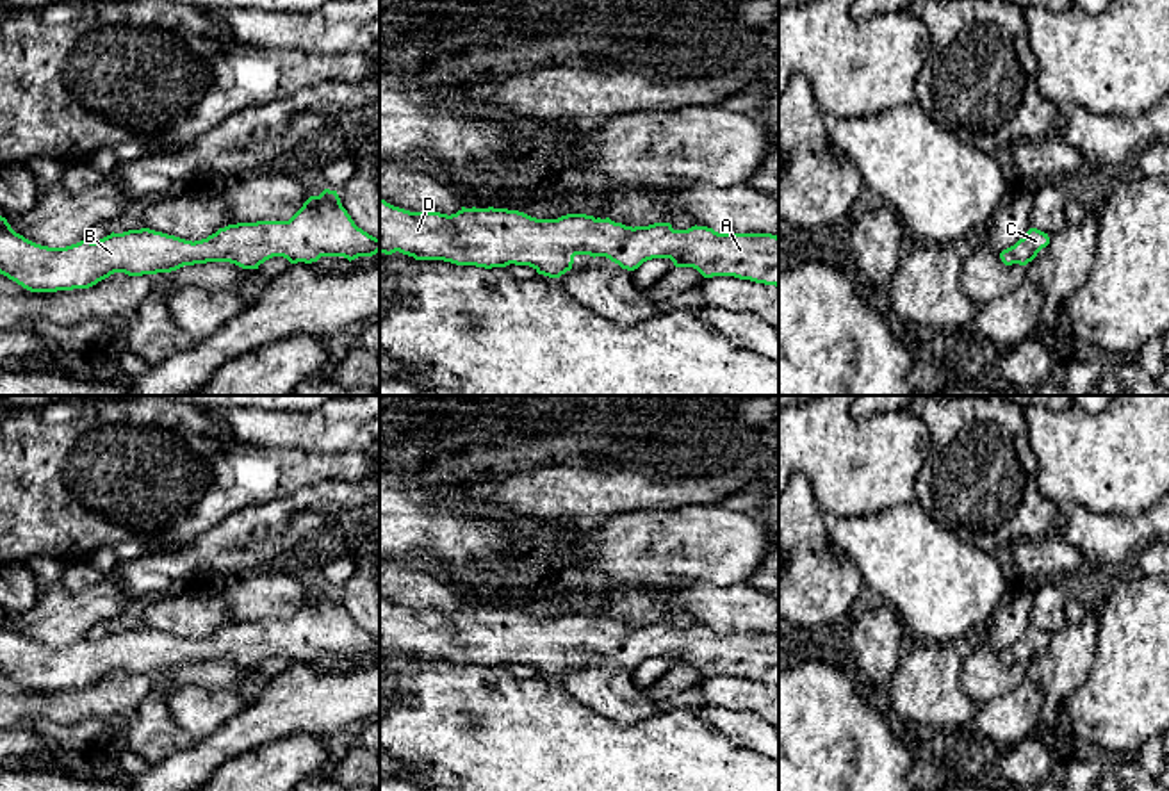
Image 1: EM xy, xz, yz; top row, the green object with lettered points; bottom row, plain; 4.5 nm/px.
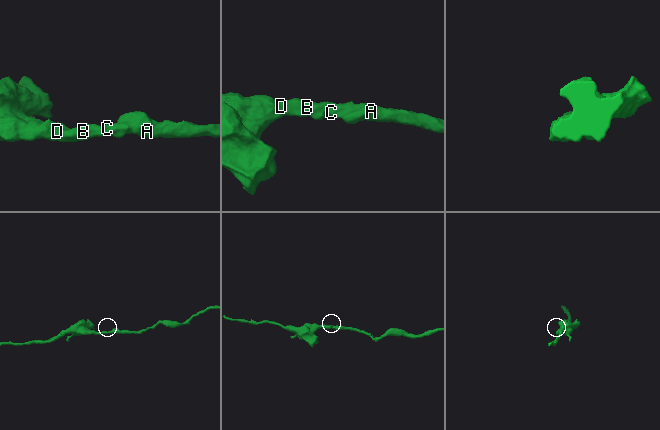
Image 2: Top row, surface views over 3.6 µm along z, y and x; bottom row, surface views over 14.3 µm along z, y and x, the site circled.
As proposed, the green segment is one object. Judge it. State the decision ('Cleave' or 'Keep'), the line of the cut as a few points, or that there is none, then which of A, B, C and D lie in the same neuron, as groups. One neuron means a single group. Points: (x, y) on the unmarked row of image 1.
Keep. No split. Groups: A B C D

